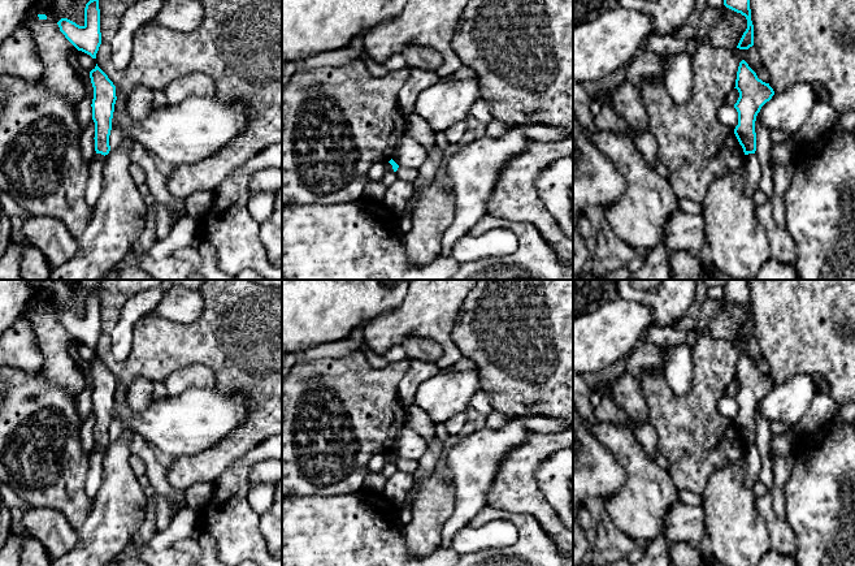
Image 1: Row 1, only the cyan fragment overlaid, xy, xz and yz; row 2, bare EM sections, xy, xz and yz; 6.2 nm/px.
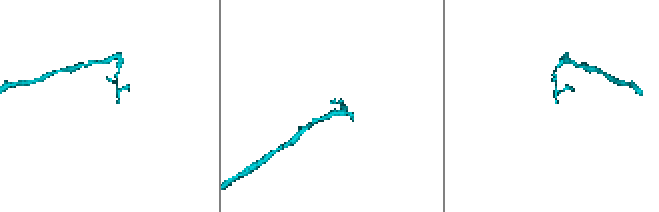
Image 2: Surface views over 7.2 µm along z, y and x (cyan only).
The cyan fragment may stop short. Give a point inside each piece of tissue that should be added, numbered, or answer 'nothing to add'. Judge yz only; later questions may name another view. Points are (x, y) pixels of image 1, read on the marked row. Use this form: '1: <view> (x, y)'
nothing to add

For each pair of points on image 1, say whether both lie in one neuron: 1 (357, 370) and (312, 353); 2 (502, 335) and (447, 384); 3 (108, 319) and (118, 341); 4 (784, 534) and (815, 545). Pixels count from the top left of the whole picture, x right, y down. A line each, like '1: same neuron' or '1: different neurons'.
1: different neurons
2: different neurons
3: different neurons
4: different neurons

